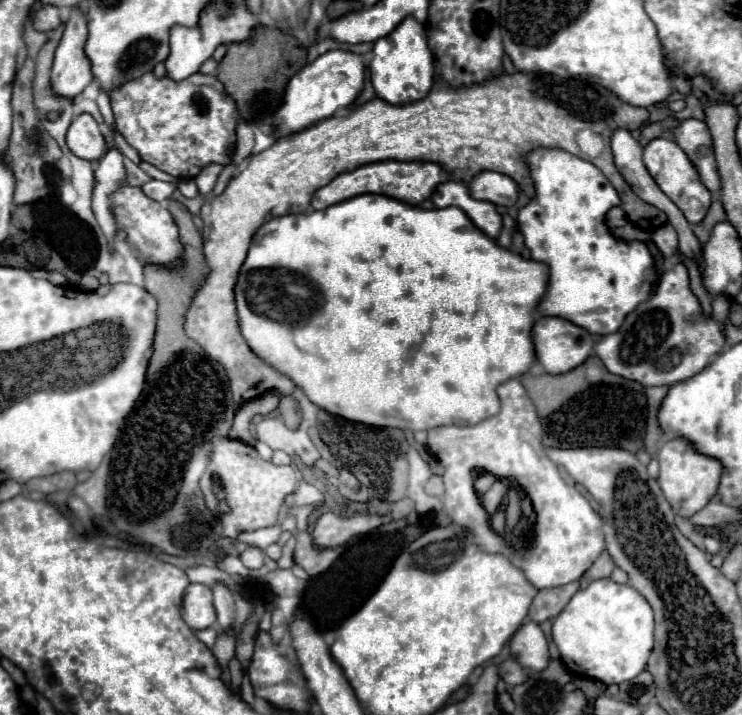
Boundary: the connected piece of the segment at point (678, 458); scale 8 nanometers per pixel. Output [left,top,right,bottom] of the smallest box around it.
[656,438,722,518]

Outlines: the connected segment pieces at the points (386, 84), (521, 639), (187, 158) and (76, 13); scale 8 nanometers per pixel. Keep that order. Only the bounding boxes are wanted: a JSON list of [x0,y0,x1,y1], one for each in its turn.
[[370,16,434,102],[510,622,548,670],[110,72,240,180],[52,8,92,98]]

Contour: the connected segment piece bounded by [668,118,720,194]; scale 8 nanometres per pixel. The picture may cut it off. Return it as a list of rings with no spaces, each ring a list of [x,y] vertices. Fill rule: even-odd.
[[[682,120],[676,128],[668,130],[674,142],[686,152],[690,162],[694,164],[700,182],[716,194],[720,190],[720,174],[718,164],[712,150],[712,138],[708,134],[708,126],[704,120]]]

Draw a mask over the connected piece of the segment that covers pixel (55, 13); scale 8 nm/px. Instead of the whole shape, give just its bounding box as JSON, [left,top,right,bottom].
[32,6,62,32]

